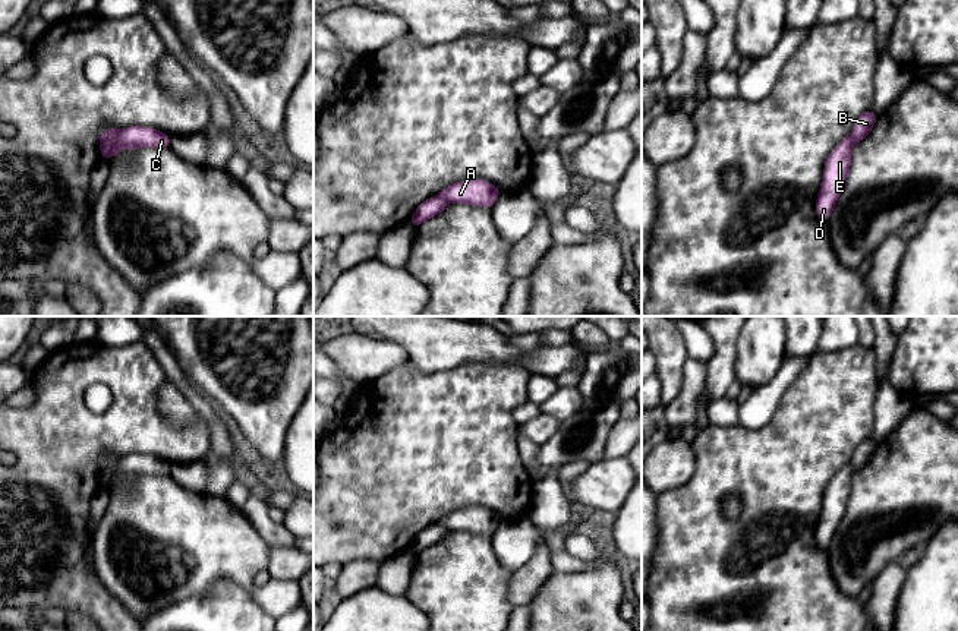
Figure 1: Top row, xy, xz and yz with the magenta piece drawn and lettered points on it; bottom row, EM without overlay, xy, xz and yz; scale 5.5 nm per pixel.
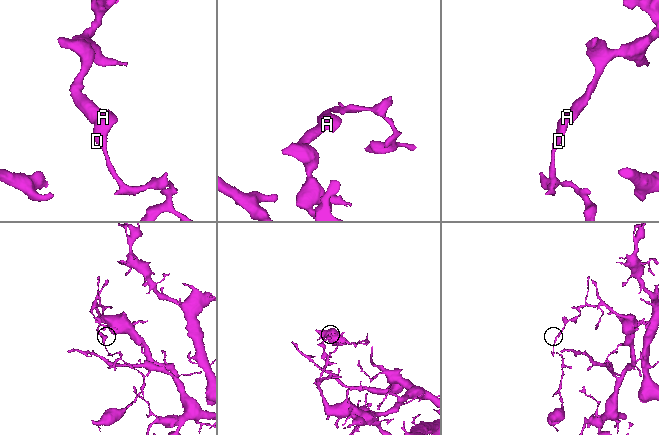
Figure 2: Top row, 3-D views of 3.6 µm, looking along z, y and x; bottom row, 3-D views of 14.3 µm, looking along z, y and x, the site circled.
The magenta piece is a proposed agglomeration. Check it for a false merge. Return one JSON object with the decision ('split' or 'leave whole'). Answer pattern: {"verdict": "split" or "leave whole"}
{"verdict": "split"}

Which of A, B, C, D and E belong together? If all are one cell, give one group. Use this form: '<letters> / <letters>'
A C D E / B

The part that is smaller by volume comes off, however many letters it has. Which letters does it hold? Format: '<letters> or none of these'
A, C, D, E

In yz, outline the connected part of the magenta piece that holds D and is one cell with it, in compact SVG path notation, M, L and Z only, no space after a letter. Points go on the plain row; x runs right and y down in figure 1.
M848 463L844 466L826 486L823 495L822 512L816 526L816 542L820 549L828 549L833 534L848 507L851 495L851 479L854 470Z

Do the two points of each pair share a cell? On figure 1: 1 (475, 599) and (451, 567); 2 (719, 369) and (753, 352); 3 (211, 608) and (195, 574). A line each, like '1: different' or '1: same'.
1: same
2: different
3: different

